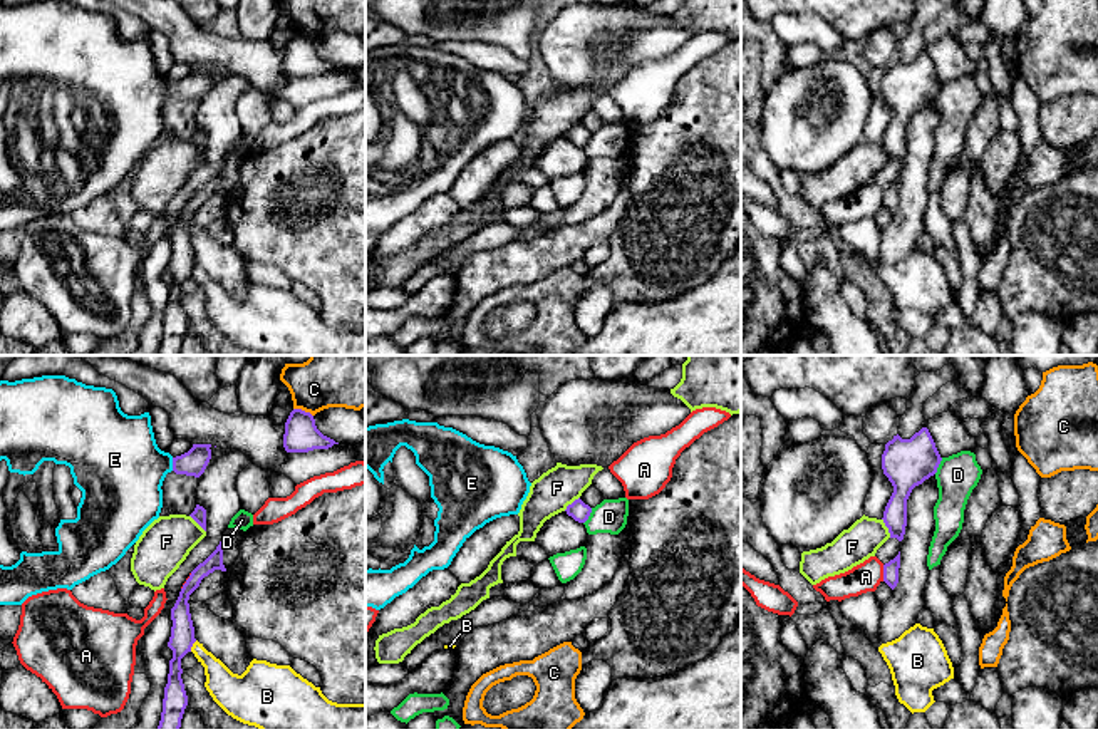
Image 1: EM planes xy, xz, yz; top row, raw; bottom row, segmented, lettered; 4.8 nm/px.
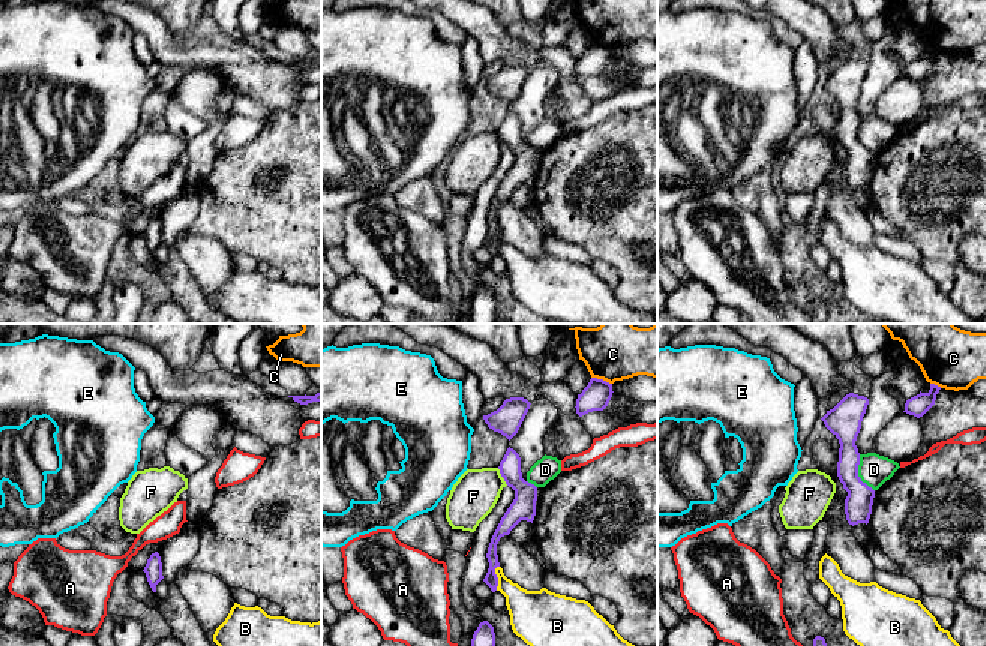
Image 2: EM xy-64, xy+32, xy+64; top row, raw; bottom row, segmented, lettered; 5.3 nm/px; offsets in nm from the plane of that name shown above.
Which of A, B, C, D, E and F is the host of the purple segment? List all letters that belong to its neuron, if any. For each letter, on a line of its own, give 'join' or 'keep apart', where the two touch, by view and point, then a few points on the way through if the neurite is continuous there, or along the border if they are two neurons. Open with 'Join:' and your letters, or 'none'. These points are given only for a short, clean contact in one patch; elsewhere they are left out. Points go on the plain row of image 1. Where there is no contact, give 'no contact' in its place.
Join: E
A: keep apart | yz (884, 198)
B: keep apart | xy (191, 270)
C: keep apart | xy (304, 36)
D: keep apart | yz (937, 91)
E: join | xy (173, 89) | across xy (193, 87), (173, 89), (121, 94)
F: keep apart | yz (887, 151) | along yz (882, 143), (890, 161)

